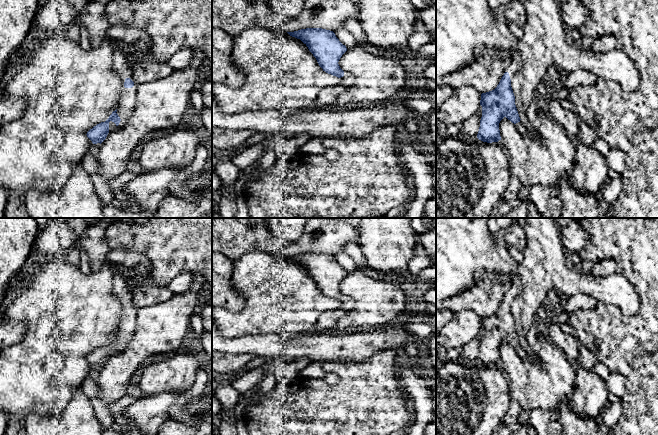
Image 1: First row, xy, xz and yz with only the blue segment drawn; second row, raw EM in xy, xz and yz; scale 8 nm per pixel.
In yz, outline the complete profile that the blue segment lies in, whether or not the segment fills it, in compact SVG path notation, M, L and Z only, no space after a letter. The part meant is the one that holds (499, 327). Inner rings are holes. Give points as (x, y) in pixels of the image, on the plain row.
M514 218L524 230L526 248L522 251L523 260L518 264L518 271L509 290L504 294L497 311L481 318L480 329L482 341L477 362L483 366L492 367L501 364L499 347L506 341L515 348L517 355L522 360L528 359L528 353L521 345L516 329L515 320L511 311L511 302L521 297L524 301L522 310L522 324L524 337L531 325L535 322L534 316L543 312L547 305L547 293L555 290L557 293L569 298L575 294L591 296L598 301L617 306L625 317L633 317L639 310L640 297L634 286L622 274L613 273L609 276L596 277L573 270L568 263L567 253L560 243L560 228L555 218Z

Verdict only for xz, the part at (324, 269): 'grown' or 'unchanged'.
grown

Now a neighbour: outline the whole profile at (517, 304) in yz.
M517 297L511 302L511 311L515 320L515 329L516 329L519 341L521 345L523 346L523 348L527 351L528 359L534 360L536 355L530 351L529 344L526 341L526 338L524 337L523 324L522 324L523 306L524 306L523 299L521 297Z

